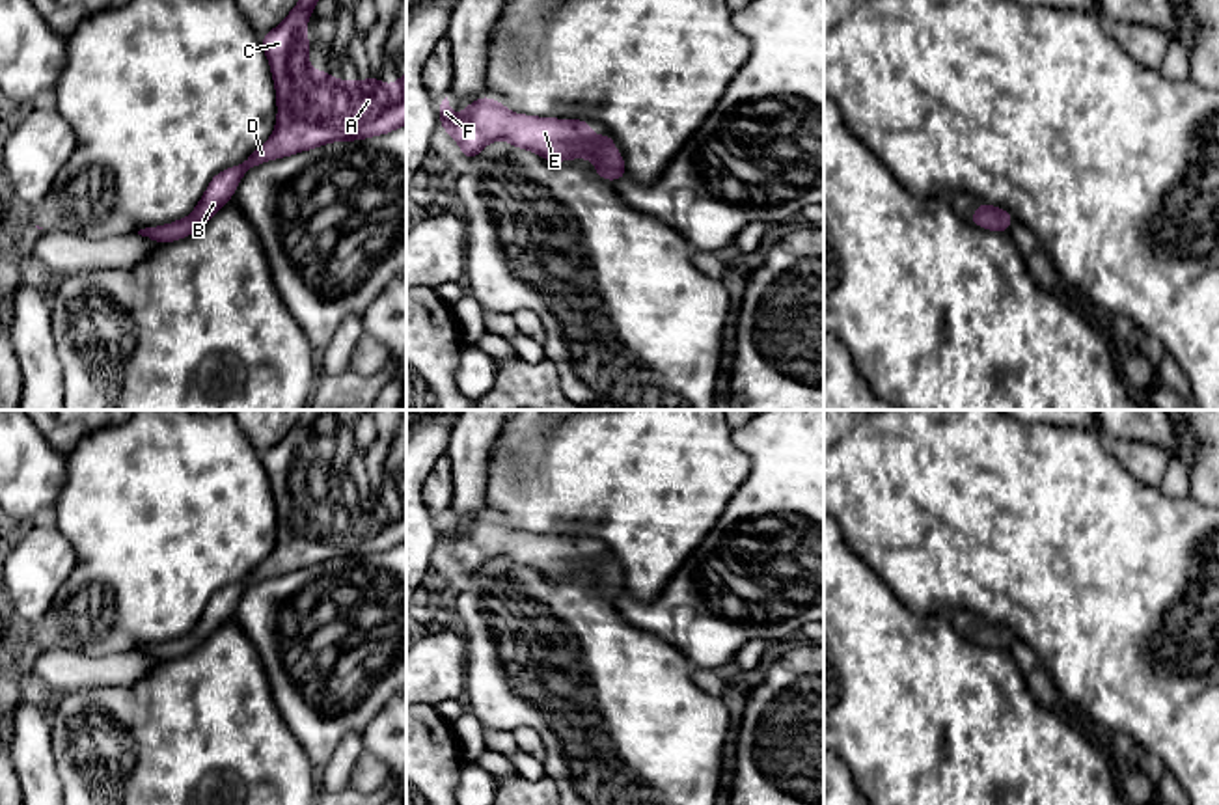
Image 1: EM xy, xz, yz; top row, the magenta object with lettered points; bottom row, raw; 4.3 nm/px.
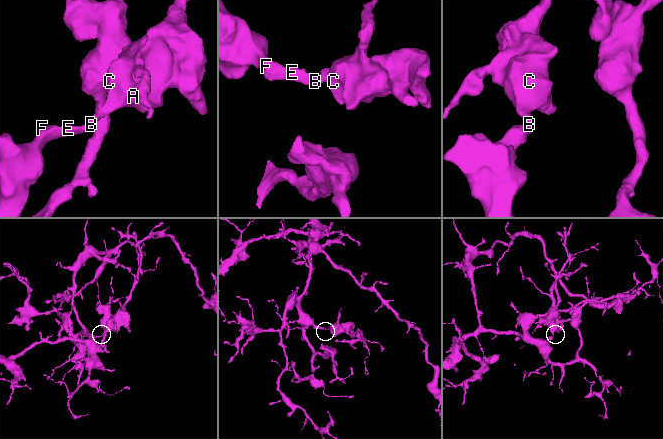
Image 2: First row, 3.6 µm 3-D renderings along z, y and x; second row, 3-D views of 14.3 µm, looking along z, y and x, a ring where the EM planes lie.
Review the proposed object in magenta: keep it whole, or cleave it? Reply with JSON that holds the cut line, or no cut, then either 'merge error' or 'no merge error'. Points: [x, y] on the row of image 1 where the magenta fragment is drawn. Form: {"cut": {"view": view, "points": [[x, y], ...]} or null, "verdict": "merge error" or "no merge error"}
{"cut": null, "verdict": "no merge error"}

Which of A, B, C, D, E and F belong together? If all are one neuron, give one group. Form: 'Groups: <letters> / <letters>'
Groups: A B C D E F

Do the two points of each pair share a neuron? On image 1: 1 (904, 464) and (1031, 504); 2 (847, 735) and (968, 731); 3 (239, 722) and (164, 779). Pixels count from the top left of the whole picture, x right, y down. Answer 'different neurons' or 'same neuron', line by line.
1: same neuron
2: same neuron
3: same neuron

